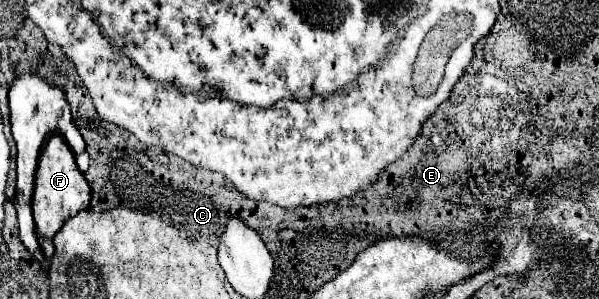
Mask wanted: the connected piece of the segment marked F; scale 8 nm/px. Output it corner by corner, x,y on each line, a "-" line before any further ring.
49,135
45,147
39,157
39,167
35,173
35,189
33,189
33,217
35,217
35,233
43,255
49,259
53,255
53,235
61,229
61,225
77,211
87,209
91,199
91,189
75,163
75,155
69,145
59,135

